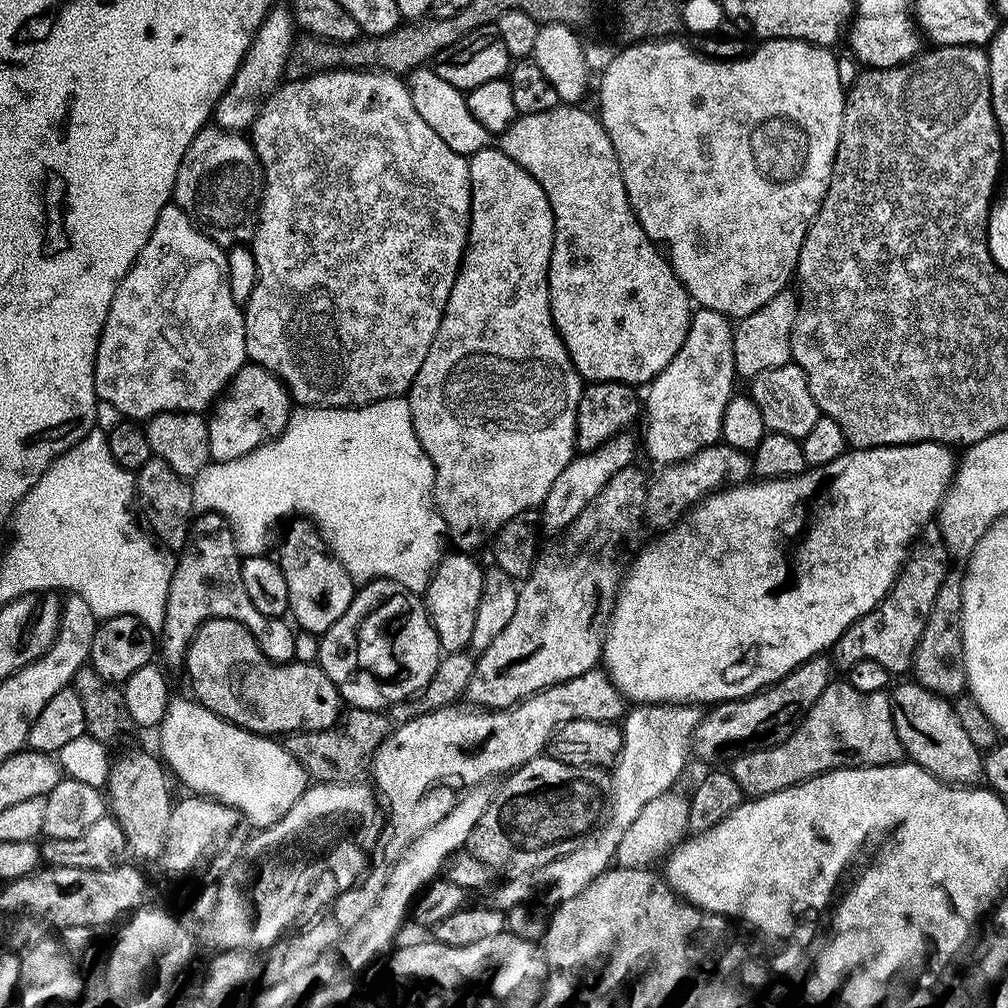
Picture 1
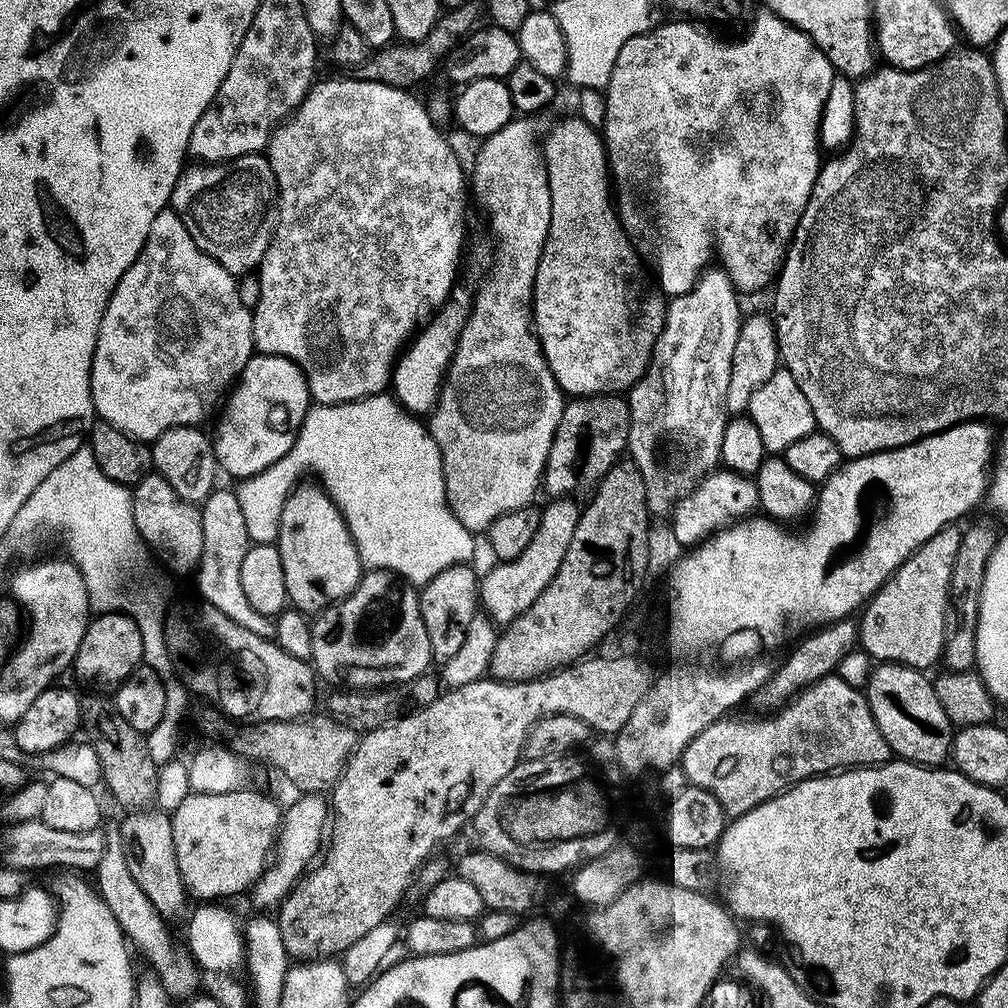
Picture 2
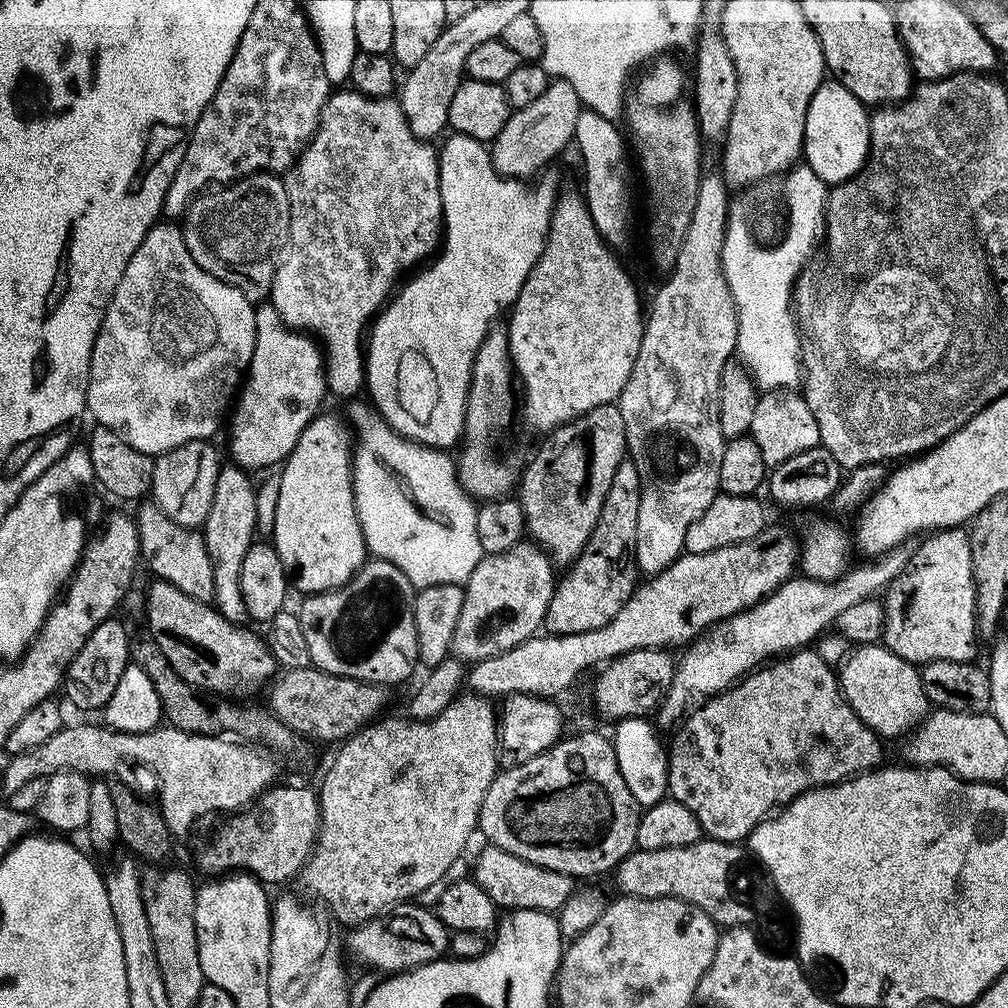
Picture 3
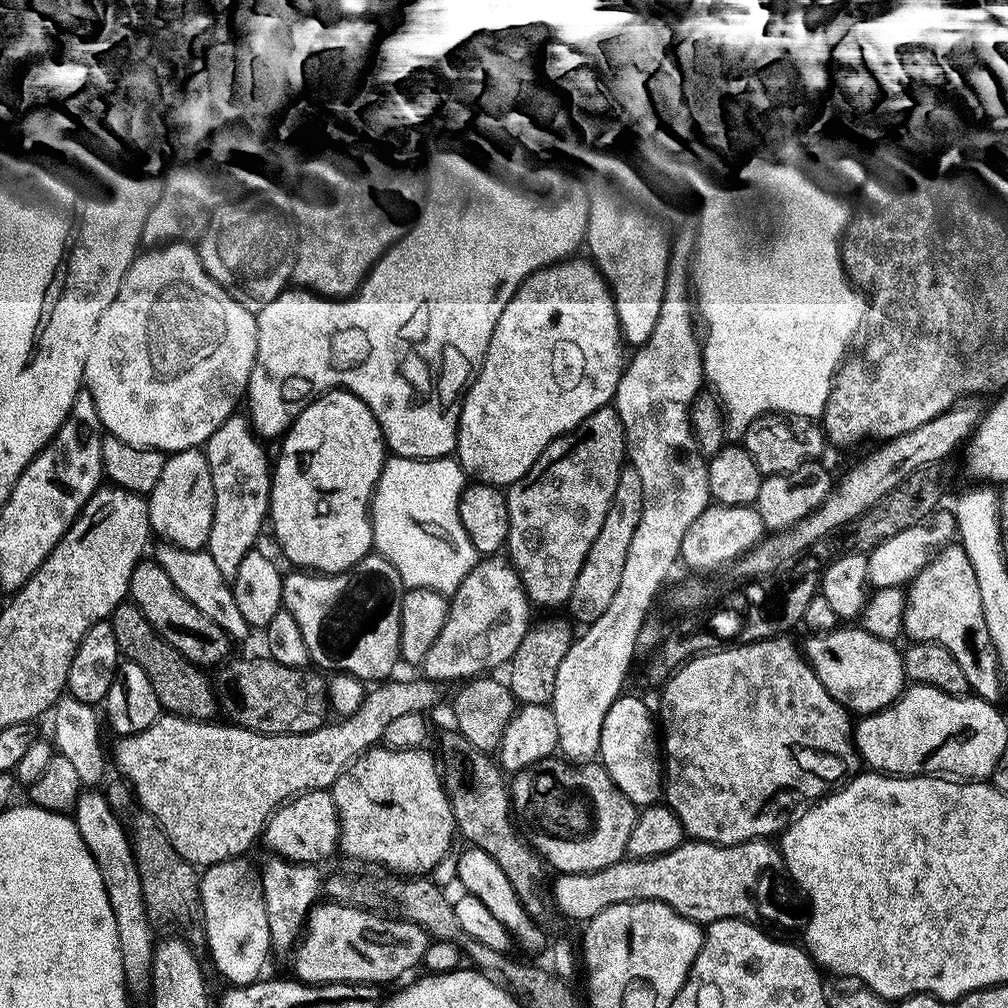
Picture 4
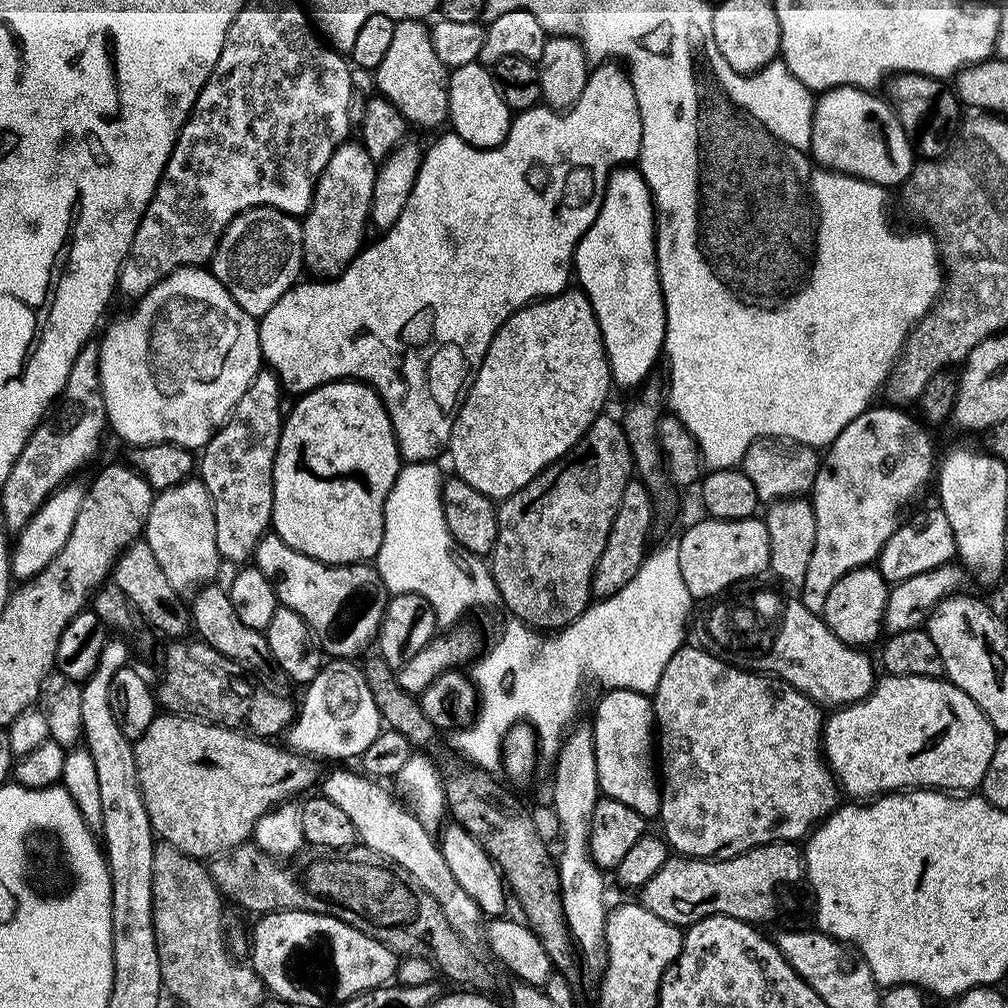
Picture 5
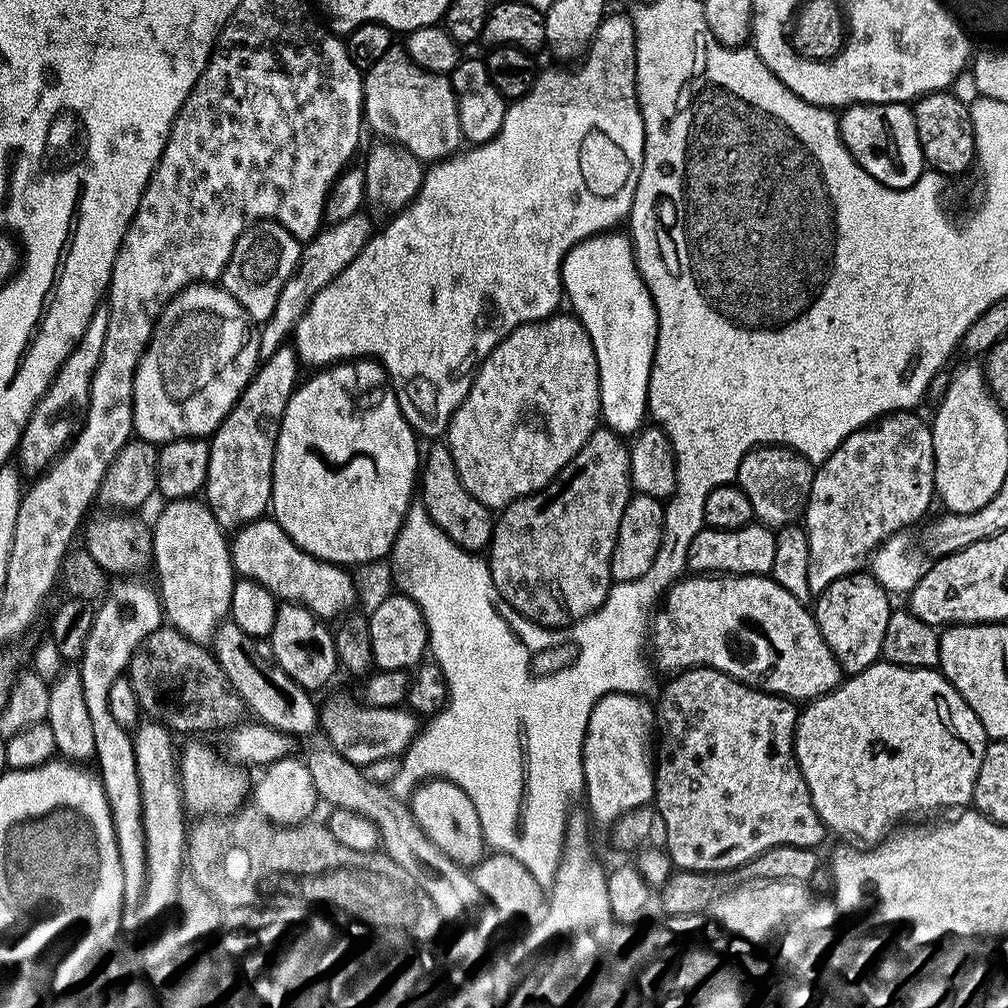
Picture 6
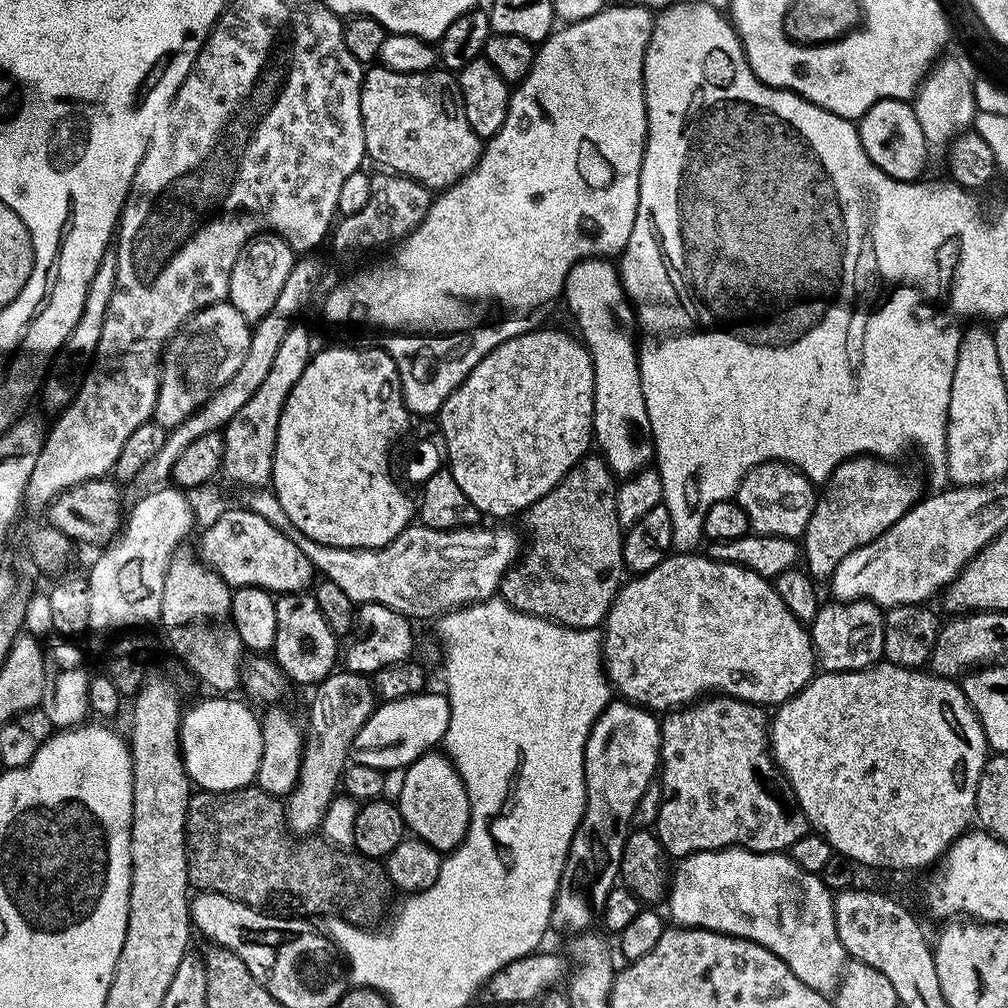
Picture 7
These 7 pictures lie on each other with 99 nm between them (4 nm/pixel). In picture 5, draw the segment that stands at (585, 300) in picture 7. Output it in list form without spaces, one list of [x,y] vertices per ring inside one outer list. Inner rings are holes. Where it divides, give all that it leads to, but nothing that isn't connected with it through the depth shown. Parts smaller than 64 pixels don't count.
[[[632,166],[617,167],[608,175],[608,184],[604,188],[604,197],[602,206],[598,210],[598,218],[586,230],[586,234],[576,244],[576,254],[574,257],[574,280],[578,283],[579,291],[586,293],[590,306],[598,318],[598,326],[602,334],[604,349],[608,355],[608,365],[612,371],[612,382],[617,389],[619,388],[636,388],[639,389],[645,383],[644,379],[648,376],[648,371],[656,364],[656,359],[661,359],[664,350],[664,331],[666,330],[666,314],[664,313],[664,295],[660,285],[660,275],[656,265],[656,206],[652,202],[652,191],[644,181],[644,175]]]

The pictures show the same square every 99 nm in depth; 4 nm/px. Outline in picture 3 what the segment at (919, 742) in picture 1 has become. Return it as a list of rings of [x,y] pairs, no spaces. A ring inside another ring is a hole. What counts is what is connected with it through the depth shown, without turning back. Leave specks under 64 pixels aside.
[[[883,643],[853,647],[839,665],[838,679],[840,690],[854,714],[858,714],[864,725],[881,738],[911,733],[930,711],[917,665],[898,658],[898,654],[885,648]]]

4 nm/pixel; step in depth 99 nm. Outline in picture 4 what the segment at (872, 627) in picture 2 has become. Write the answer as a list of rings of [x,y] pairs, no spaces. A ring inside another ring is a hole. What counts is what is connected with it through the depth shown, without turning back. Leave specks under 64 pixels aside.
[[[953,542],[940,549],[907,585],[903,635],[909,636],[907,639],[912,642],[925,640],[946,646],[946,650],[958,658],[958,666],[962,666],[966,674],[969,689],[984,700],[999,701],[1000,659],[986,626],[974,566],[959,543]]]

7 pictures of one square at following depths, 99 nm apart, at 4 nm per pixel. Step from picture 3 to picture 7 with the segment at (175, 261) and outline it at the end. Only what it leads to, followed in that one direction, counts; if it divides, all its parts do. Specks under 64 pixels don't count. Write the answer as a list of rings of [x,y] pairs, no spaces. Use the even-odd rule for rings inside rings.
[[[230,303],[212,304],[194,313],[164,349],[155,423],[171,430],[199,411],[224,383],[230,382],[245,362],[251,336],[250,321],[242,318]]]

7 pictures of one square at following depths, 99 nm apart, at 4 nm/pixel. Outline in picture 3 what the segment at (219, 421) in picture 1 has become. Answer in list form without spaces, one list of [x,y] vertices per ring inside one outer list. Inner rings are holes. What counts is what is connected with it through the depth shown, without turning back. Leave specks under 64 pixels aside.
[[[270,302],[261,303],[256,308],[254,354],[231,413],[232,429],[228,432],[231,463],[245,470],[275,469],[283,465],[302,430],[321,411],[324,396],[326,381],[321,345],[311,335],[284,324]]]

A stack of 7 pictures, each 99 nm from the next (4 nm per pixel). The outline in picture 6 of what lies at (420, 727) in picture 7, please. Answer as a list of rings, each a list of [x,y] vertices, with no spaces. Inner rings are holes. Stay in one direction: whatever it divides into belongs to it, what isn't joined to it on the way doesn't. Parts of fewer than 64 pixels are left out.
[[[332,696],[318,712],[318,724],[338,754],[342,754],[351,764],[365,765],[379,759],[399,757],[416,739],[417,717],[403,707],[376,708],[355,704],[348,696]]]

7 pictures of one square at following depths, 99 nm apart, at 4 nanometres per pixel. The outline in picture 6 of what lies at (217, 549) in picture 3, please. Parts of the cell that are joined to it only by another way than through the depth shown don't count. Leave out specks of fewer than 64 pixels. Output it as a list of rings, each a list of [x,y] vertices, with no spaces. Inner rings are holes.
[[[295,347],[276,349],[274,354],[262,360],[230,414],[210,437],[210,470],[206,474],[202,496],[220,527],[225,530],[242,528],[251,520],[261,519],[269,511],[276,439],[288,399],[301,379],[300,371],[302,365]]]

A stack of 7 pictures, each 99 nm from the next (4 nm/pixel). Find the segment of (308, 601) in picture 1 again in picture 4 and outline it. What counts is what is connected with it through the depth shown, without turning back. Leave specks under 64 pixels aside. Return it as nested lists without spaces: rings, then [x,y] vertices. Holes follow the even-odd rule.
[[[325,392],[298,414],[279,444],[280,457],[277,460],[275,457],[271,469],[272,492],[268,495],[268,510],[270,528],[276,531],[277,542],[285,558],[292,563],[289,565],[313,574],[335,574],[353,568],[374,548],[370,515],[372,493],[376,491],[386,459],[384,435],[370,406],[353,392]]]

